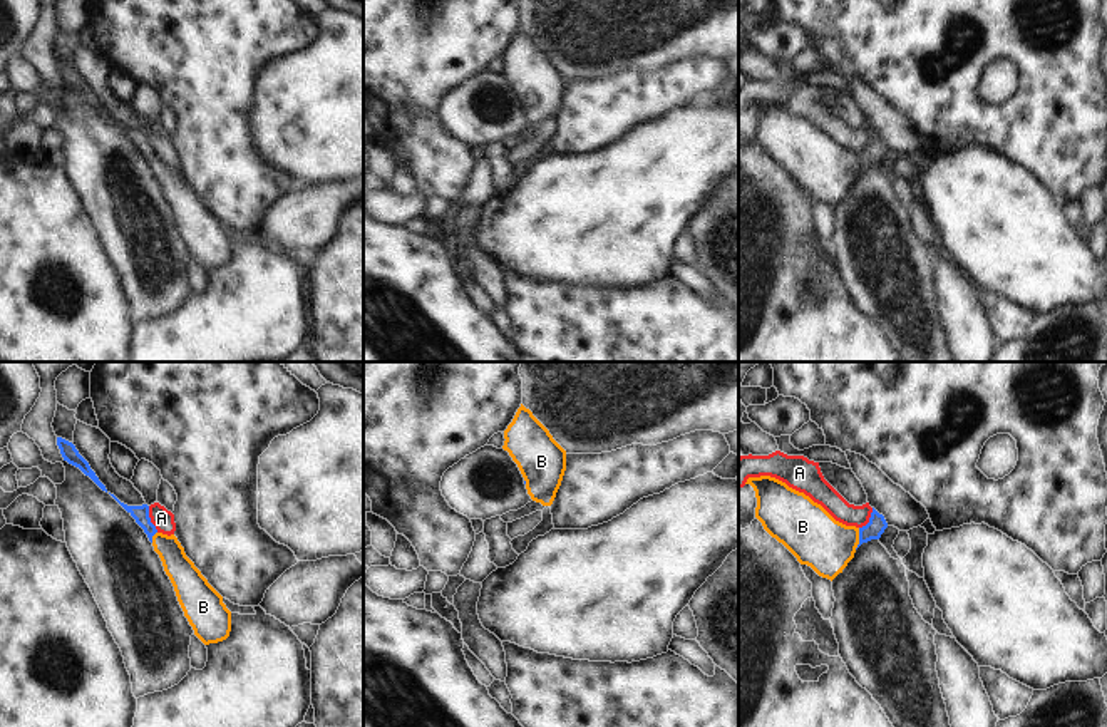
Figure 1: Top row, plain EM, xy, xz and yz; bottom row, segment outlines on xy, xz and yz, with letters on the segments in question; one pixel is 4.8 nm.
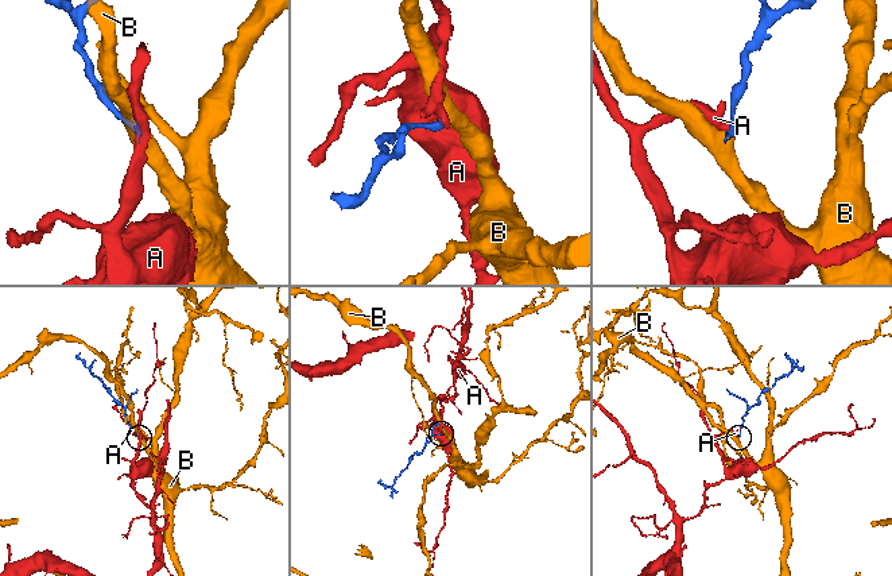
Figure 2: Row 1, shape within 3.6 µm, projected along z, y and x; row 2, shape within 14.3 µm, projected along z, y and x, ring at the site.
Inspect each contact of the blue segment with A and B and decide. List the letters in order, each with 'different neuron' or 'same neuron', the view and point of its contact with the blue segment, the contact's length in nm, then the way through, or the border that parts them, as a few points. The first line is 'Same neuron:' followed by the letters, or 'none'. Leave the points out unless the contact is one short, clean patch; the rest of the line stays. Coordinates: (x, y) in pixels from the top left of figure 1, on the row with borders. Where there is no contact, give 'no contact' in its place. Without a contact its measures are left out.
Same neuron: B
A: different neuron; meets blue in xy at (149, 520); contact 140 nm long; border along xy (148, 506), (148, 516), (158, 531)
B: same neuron; meets blue in yz at (859, 538); contact 110 nm long; runs through yz (875, 528), (859, 538), (819, 538), (809, 531)

